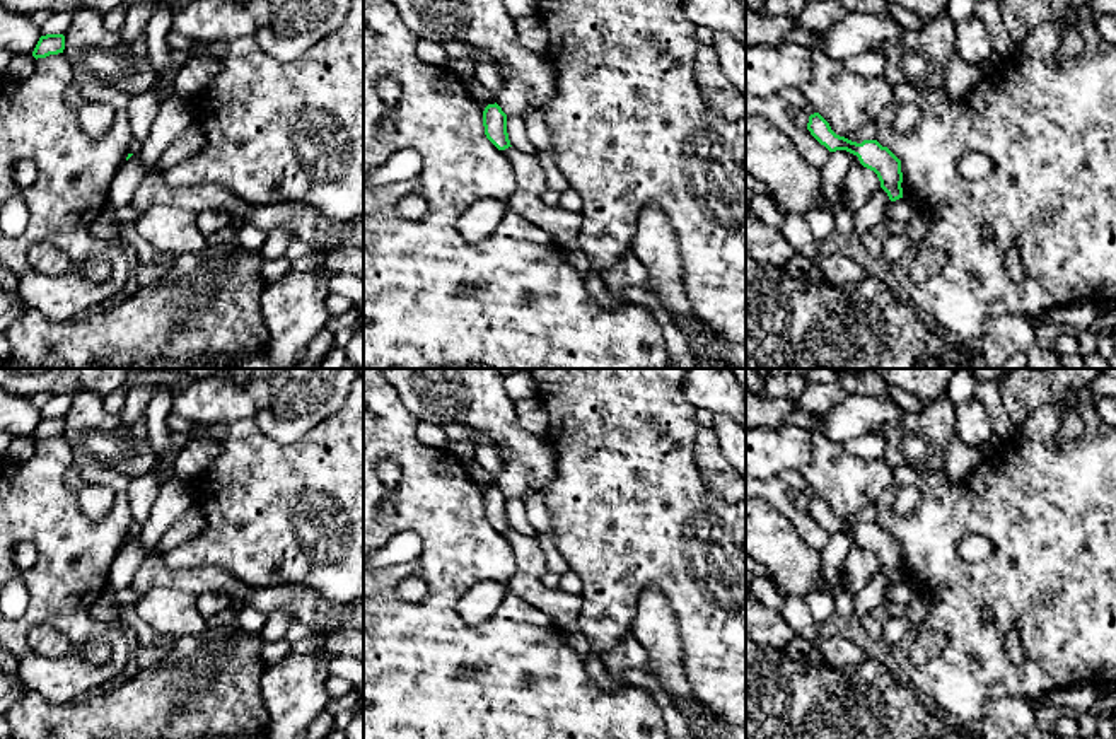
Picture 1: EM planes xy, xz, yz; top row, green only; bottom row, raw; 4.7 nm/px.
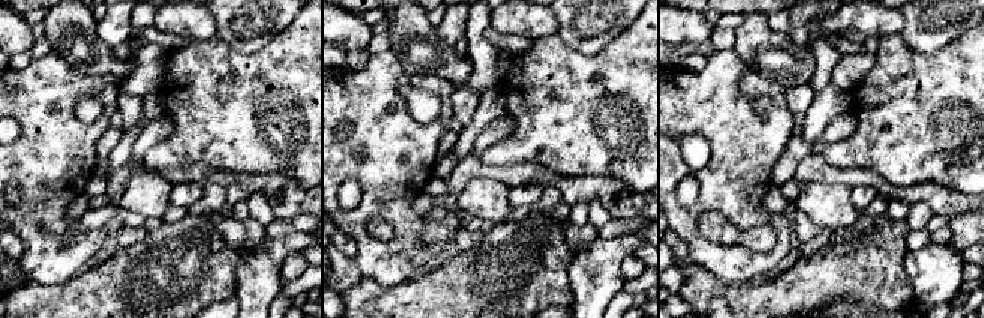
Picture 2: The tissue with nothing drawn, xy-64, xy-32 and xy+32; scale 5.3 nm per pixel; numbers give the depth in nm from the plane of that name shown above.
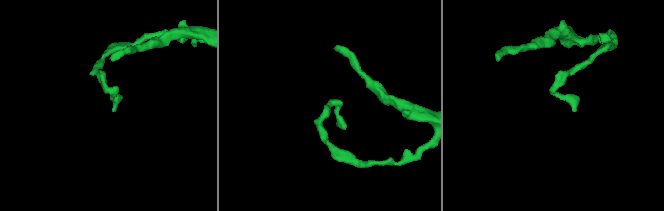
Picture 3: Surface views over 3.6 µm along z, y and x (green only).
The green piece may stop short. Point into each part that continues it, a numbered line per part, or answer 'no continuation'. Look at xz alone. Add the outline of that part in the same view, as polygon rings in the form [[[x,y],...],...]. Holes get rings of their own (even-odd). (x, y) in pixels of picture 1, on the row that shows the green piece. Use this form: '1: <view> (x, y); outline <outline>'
no continuation

